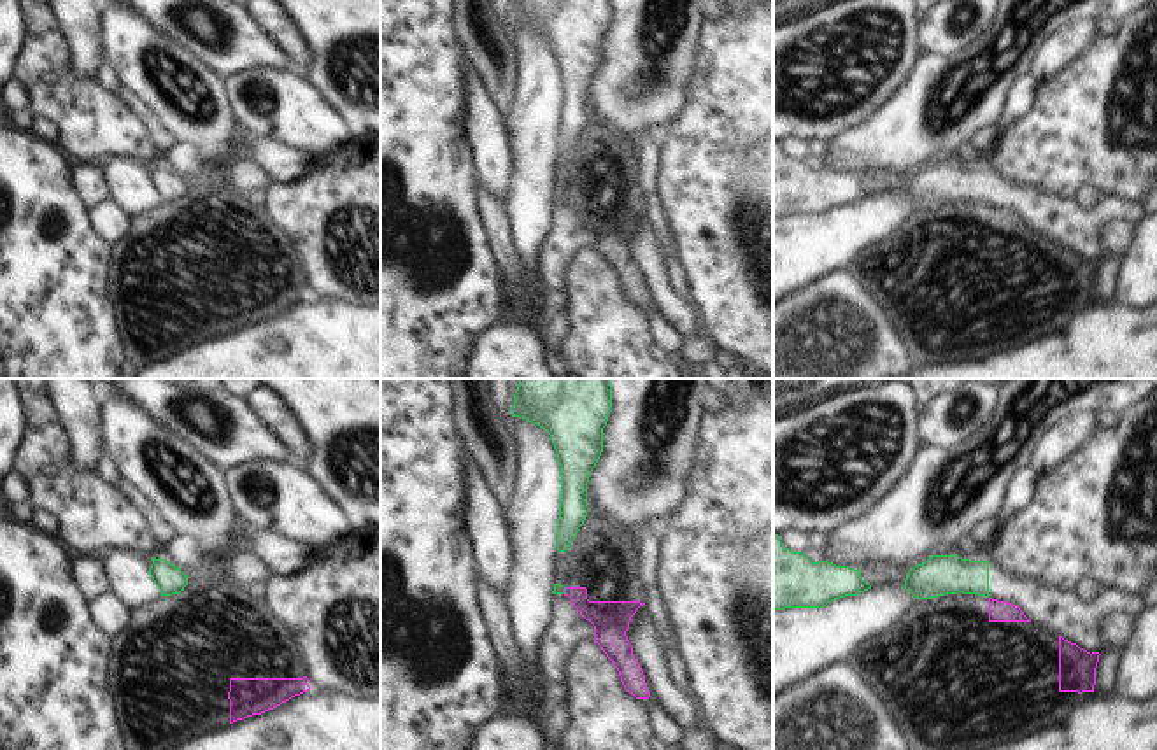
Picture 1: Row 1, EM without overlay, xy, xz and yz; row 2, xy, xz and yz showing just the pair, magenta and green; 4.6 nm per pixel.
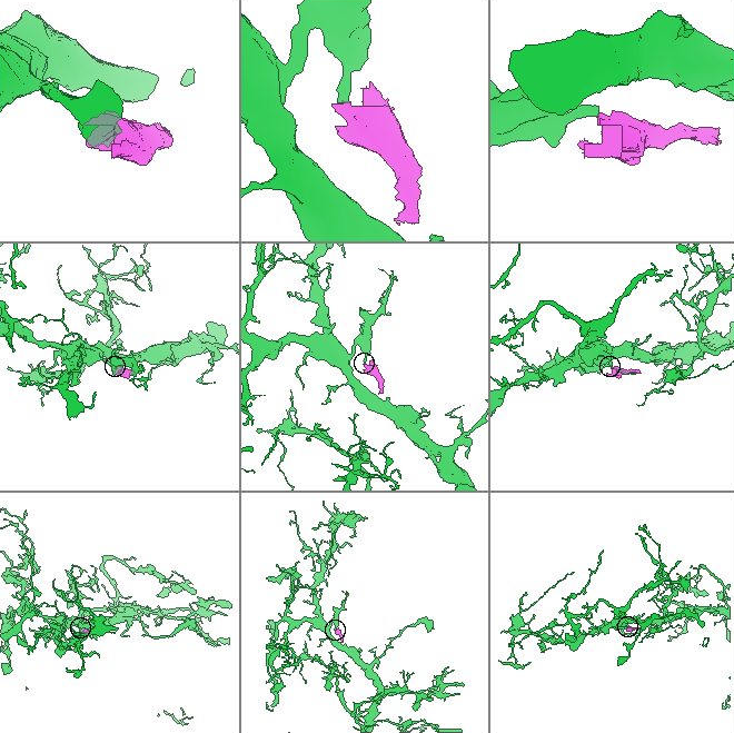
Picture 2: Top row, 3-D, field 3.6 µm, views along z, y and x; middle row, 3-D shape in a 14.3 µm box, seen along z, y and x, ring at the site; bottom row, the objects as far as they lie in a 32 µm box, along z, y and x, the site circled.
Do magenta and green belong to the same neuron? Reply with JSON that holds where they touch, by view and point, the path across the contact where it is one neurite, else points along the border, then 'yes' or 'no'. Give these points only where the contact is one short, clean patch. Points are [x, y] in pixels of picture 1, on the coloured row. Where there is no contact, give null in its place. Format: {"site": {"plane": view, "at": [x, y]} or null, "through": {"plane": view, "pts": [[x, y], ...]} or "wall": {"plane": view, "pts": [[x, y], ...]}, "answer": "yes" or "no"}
{"site": {"plane": "xz", "at": [565, 591]}, "wall": {"plane": "xz", "pts": [[567, 587], [563, 593]]}, "answer": "no"}

